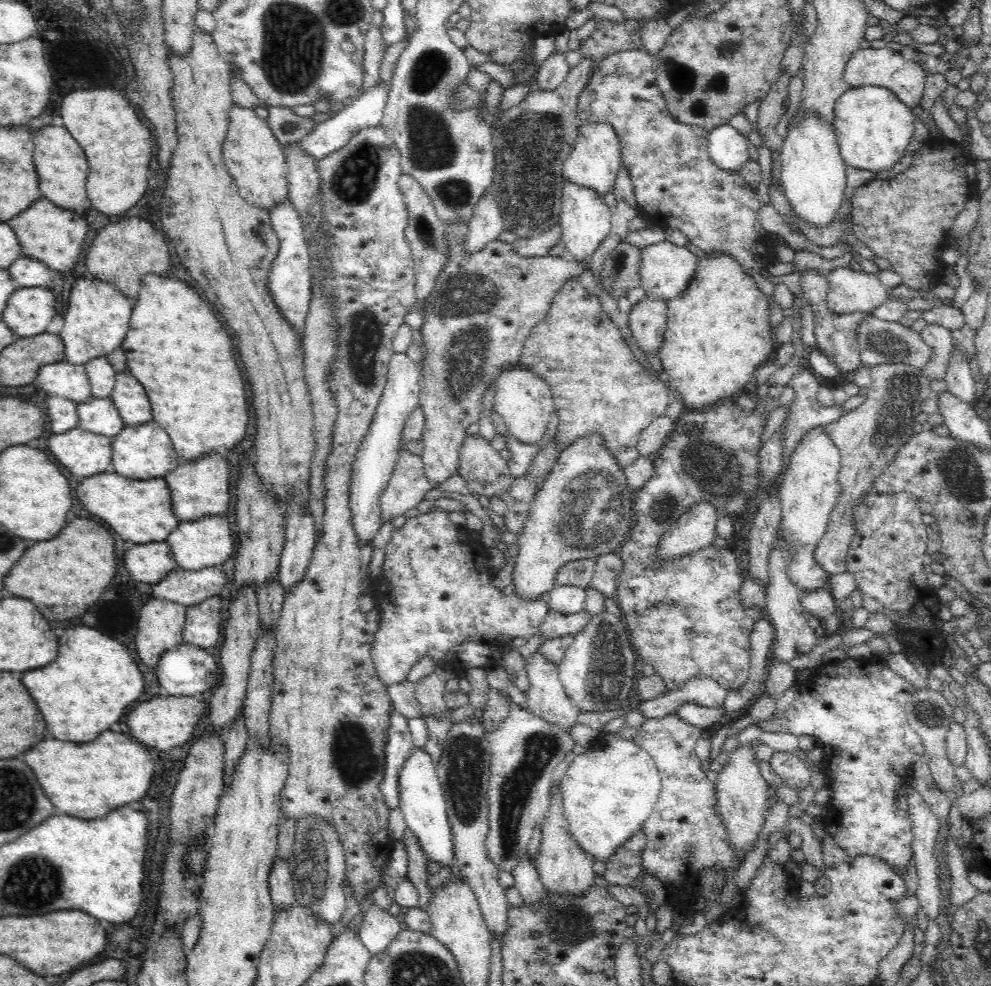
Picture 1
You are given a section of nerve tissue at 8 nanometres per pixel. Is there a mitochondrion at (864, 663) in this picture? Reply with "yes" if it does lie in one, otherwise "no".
no

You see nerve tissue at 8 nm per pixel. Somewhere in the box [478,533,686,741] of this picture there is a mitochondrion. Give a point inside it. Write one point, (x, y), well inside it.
(607, 670)

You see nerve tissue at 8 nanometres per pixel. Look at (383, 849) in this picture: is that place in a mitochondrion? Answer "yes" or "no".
no

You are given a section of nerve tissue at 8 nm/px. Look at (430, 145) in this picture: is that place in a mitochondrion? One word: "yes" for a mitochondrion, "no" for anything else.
yes

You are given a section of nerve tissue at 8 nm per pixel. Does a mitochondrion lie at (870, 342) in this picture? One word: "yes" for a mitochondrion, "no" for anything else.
yes

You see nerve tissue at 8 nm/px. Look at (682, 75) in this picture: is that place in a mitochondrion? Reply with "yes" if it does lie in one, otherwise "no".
yes

